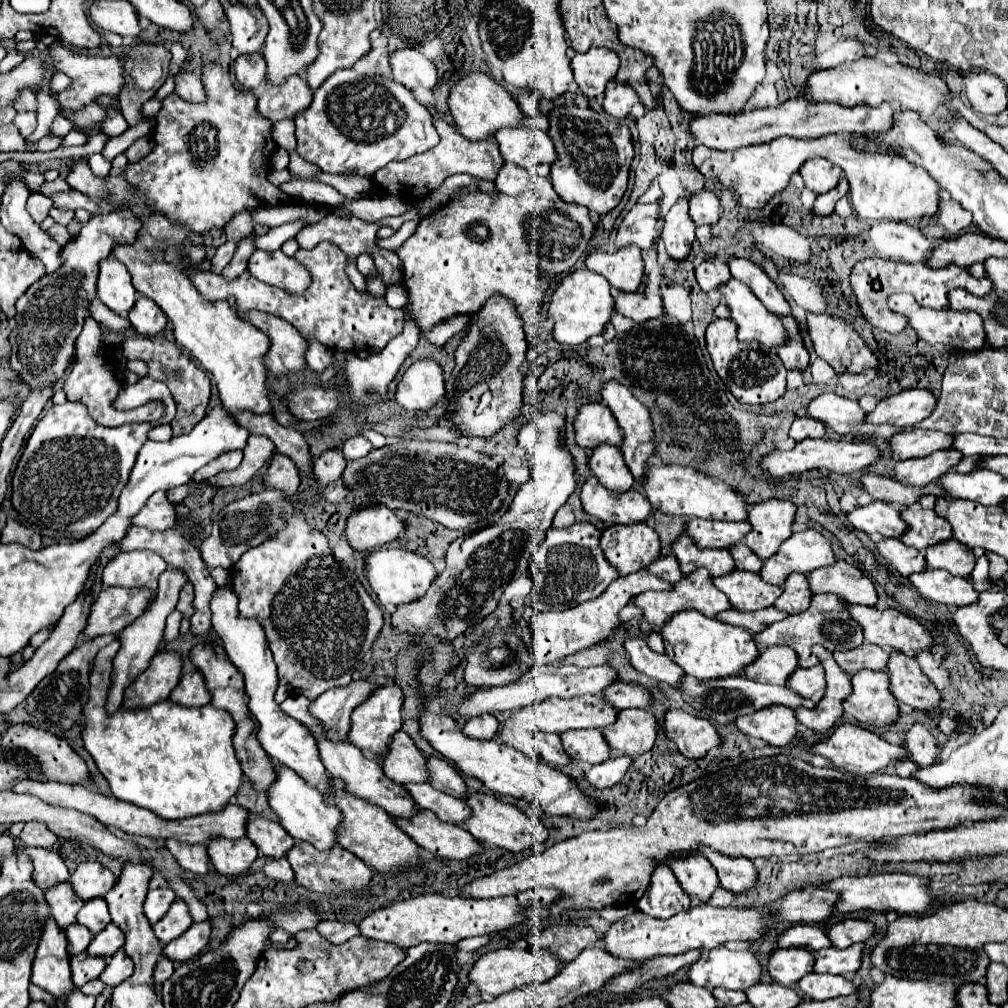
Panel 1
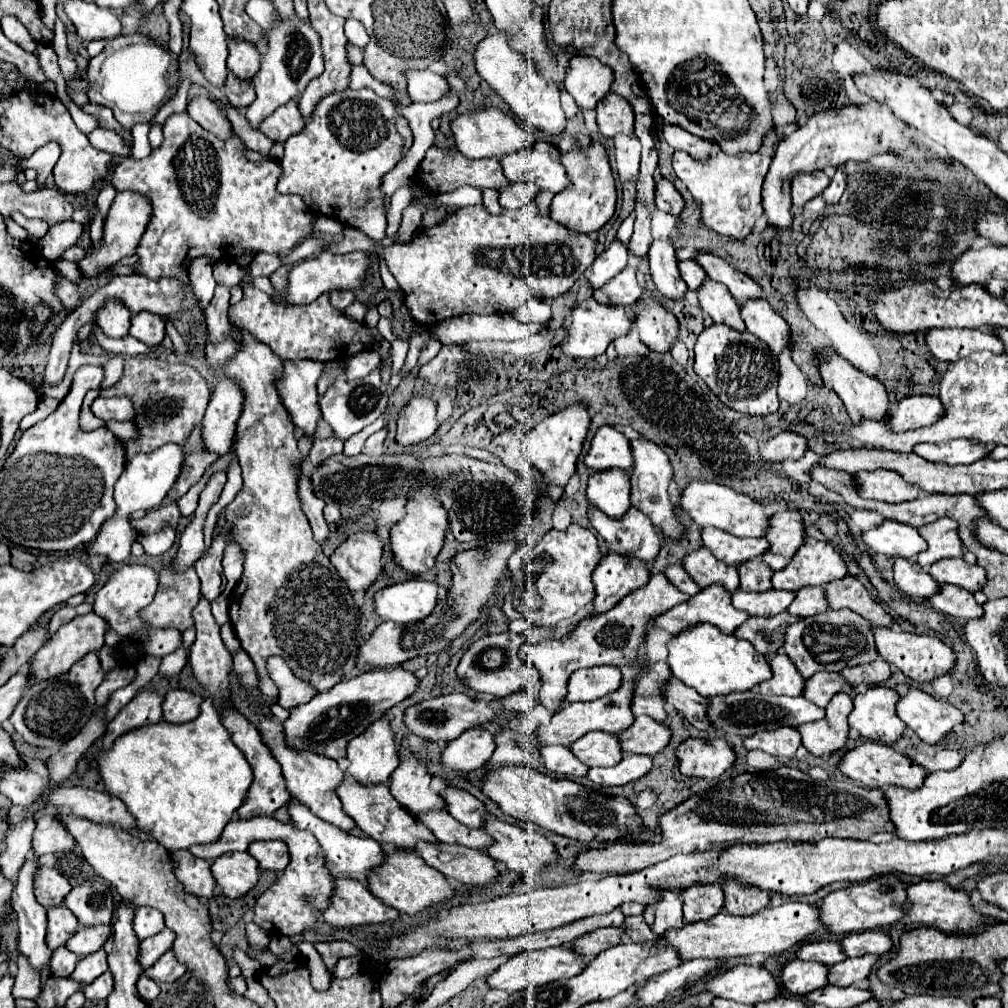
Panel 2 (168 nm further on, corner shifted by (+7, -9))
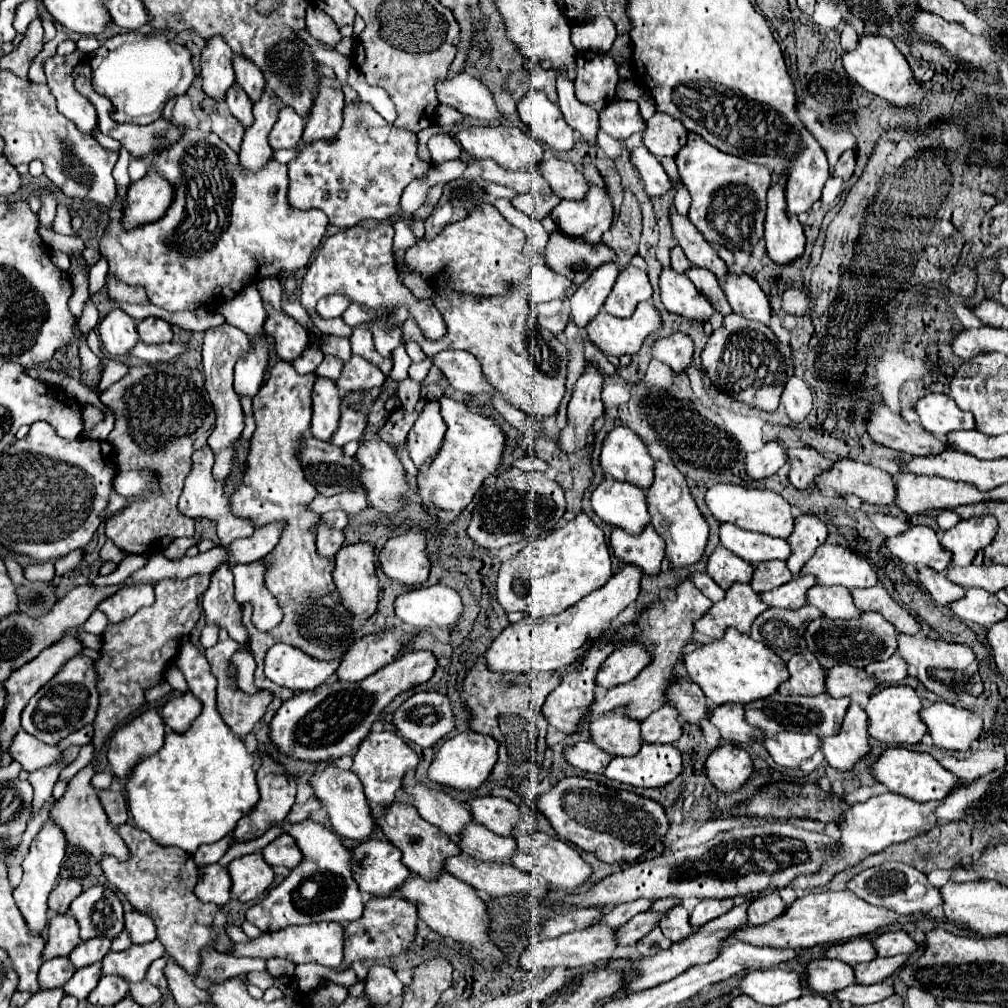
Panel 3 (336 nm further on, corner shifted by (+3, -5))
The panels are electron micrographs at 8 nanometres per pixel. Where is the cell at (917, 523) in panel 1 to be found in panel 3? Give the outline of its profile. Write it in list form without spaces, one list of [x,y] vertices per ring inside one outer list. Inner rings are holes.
[[[990,514],[960,520],[954,528],[942,532],[940,544],[952,554],[954,566],[968,566],[978,550],[984,550],[996,534],[998,522]]]

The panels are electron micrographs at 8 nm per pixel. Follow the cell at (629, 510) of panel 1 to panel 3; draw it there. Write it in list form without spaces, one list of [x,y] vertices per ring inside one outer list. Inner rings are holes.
[[[650,524],[638,536],[630,536],[628,532],[622,532],[622,528],[612,528],[610,546],[620,562],[640,566],[644,574],[660,572],[666,546],[662,544],[662,536],[658,536]]]

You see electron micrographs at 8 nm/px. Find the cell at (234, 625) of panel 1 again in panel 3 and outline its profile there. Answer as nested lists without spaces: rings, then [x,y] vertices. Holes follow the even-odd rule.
[[[330,764],[326,770],[316,770],[308,778],[308,784],[314,788],[314,796],[320,800],[322,808],[328,812],[330,824],[338,836],[352,840],[352,842],[368,840],[368,836],[374,830],[374,818],[370,814],[370,806],[368,806],[368,800],[364,796],[362,784],[360,784],[358,776],[354,776],[354,772],[340,770],[338,766]]]

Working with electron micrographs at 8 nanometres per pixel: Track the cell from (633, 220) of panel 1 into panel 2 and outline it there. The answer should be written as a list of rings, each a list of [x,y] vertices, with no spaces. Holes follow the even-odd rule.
[[[614,240],[610,248],[606,248],[590,266],[590,274],[586,276],[590,290],[602,288],[606,282],[610,282],[618,272],[624,270],[626,260],[628,260],[628,248],[622,242]]]

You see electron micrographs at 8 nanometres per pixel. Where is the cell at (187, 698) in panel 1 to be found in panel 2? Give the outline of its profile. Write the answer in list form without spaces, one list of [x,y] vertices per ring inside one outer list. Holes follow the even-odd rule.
[[[170,690],[162,704],[164,720],[170,724],[190,722],[200,714],[200,702],[202,702],[202,696],[190,690]]]

